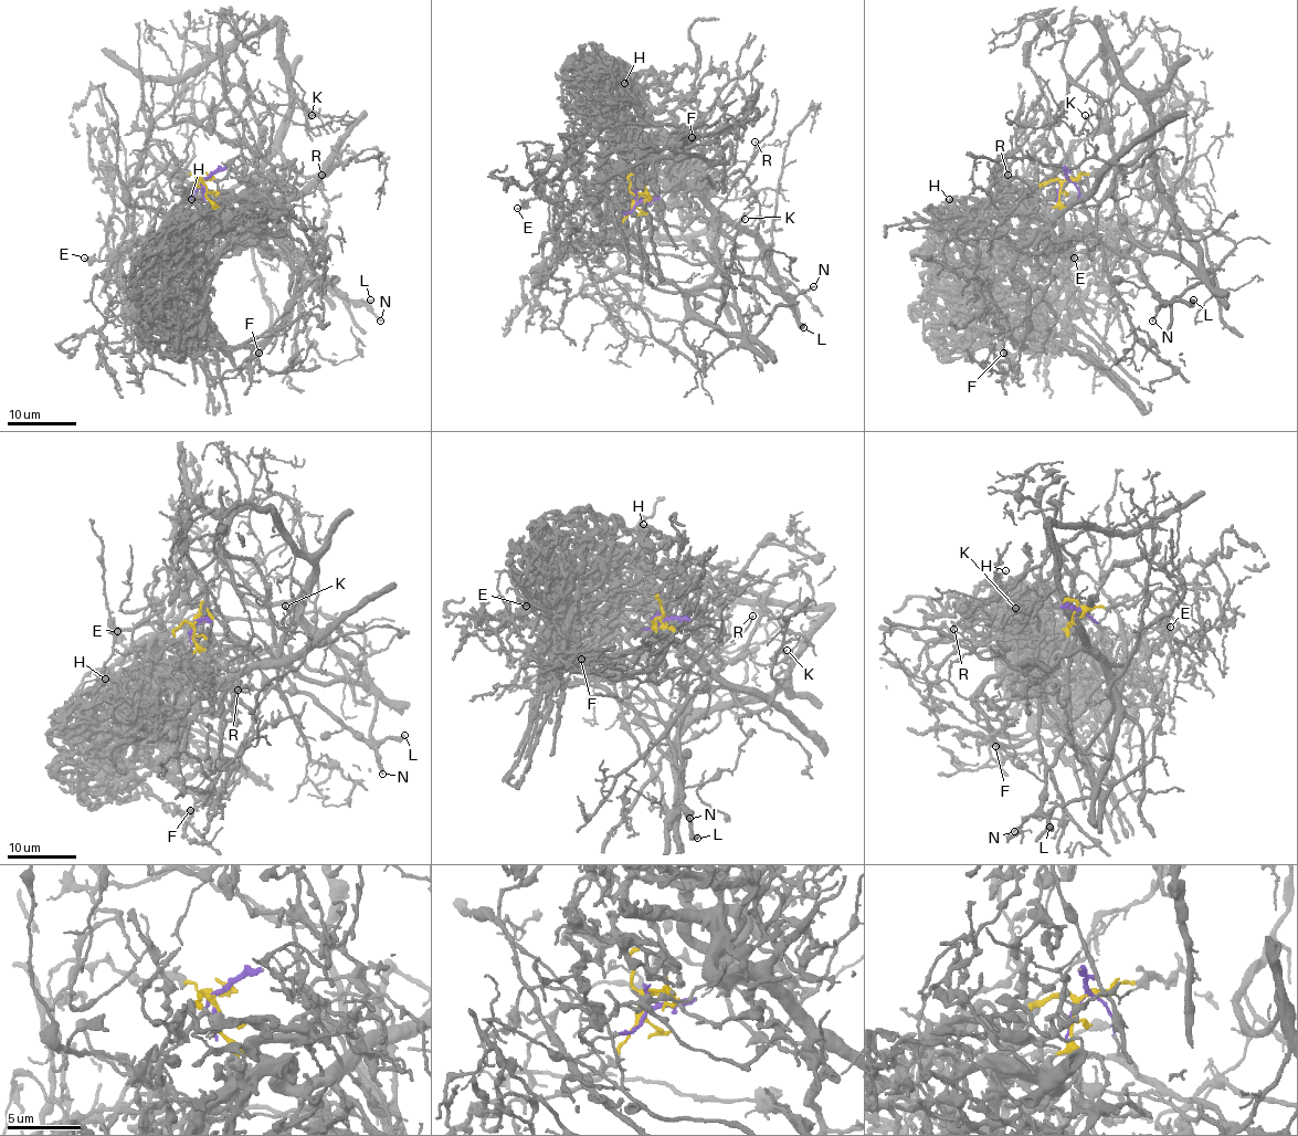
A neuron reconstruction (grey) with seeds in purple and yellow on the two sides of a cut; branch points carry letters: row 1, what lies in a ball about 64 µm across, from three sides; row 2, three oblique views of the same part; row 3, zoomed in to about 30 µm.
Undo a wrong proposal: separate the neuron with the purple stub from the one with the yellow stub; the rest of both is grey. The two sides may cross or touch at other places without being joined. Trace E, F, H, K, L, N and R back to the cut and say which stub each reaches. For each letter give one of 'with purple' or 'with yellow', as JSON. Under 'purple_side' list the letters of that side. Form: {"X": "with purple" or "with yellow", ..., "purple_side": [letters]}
{"E": "with purple", "F": "with yellow", "H": "with yellow", "K": "with yellow", "L": "with purple", "N": "with purple", "R": "with yellow", "purple_side": ["E", "L", "N"]}

